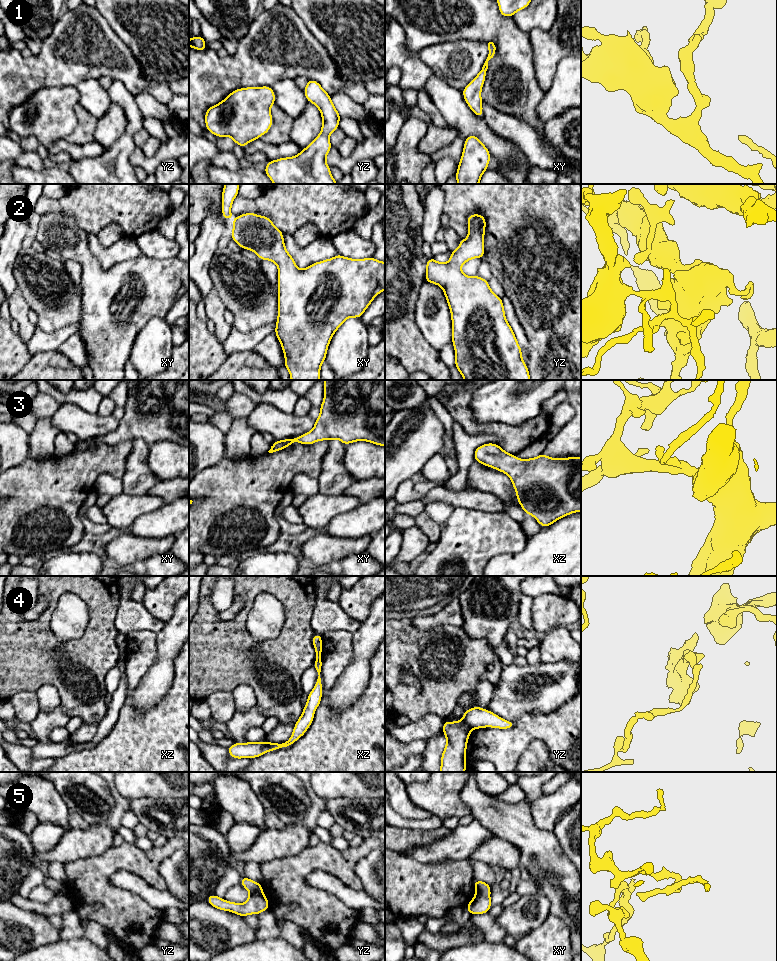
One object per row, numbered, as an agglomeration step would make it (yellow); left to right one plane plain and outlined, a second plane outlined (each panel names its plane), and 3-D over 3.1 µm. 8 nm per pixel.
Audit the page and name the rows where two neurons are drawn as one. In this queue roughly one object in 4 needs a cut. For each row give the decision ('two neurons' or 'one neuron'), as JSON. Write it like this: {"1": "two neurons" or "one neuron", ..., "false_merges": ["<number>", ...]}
{"1": "one neuron", "2": "one neuron", "3": "one neuron", "4": "two neurons", "5": "one neuron", "false_merges": ["4"]}

